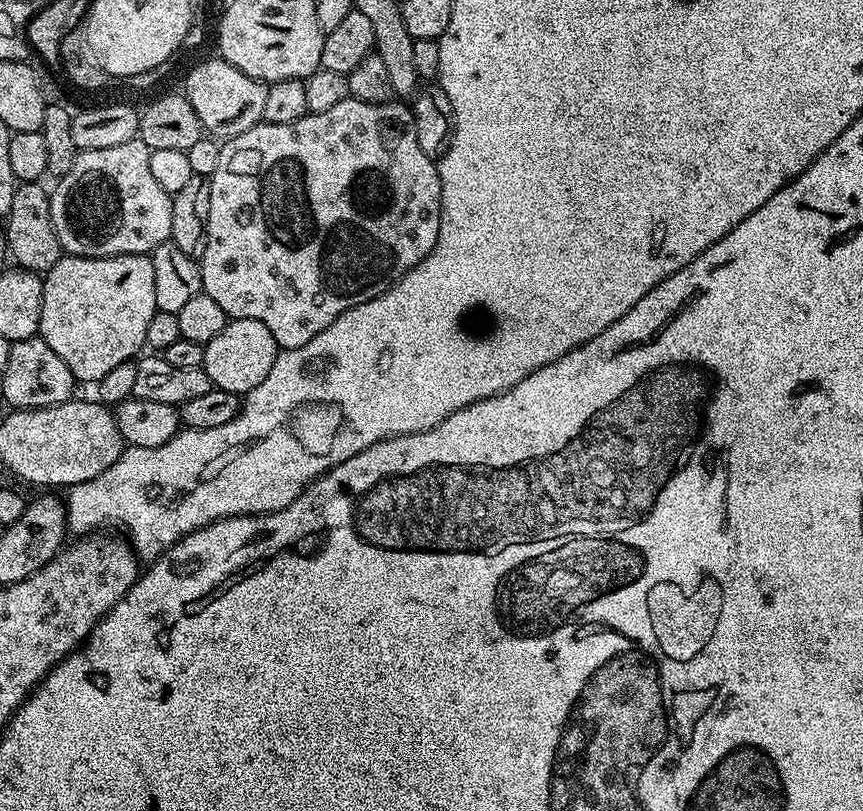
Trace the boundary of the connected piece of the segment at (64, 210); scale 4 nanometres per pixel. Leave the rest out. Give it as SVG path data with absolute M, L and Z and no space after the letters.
M138 138L130 142L122 142L122 146L106 146L106 150L83 150L77 155L74 166L66 170L66 174L55 181L56 189L51 189L52 197L52 221L54 230L58 234L58 242L61 249L69 256L89 256L90 258L110 258L111 256L125 256L126 254L138 254L143 256L151 254L159 244L169 243L172 231L170 230L170 210L172 209L172 196L158 181L150 175L150 154L152 149L147 148Z

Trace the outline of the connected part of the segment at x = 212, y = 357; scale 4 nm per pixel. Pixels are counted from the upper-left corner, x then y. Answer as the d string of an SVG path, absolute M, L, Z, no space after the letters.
M254 318L229 319L224 329L204 345L203 370L213 388L243 394L254 390L254 386L258 386L262 378L270 374L270 366L274 366L277 351L274 334L270 334L270 329L262 326L262 322Z

